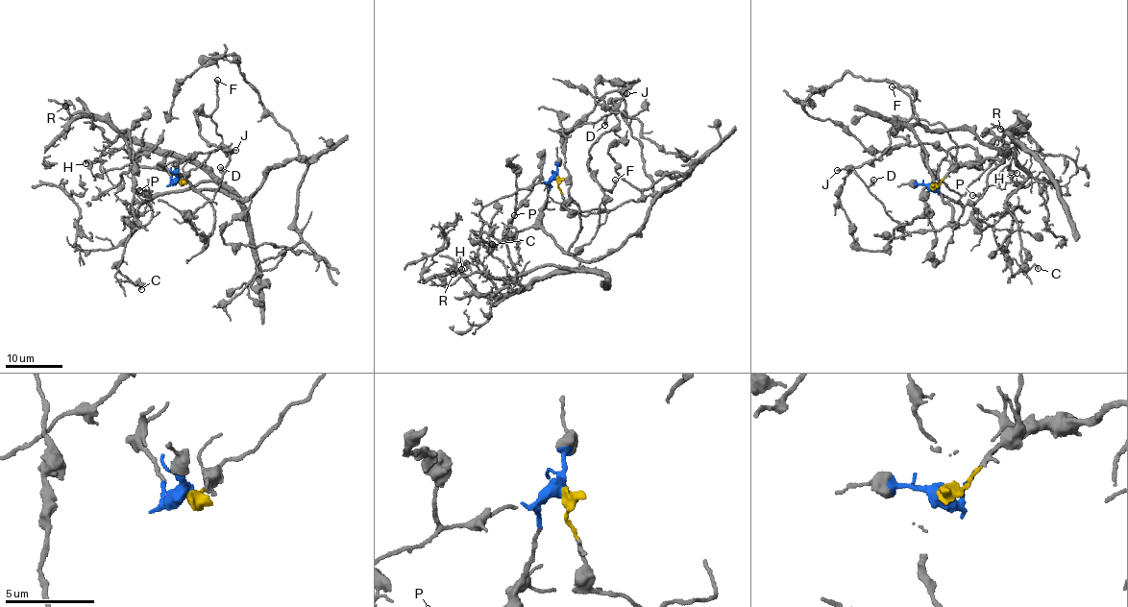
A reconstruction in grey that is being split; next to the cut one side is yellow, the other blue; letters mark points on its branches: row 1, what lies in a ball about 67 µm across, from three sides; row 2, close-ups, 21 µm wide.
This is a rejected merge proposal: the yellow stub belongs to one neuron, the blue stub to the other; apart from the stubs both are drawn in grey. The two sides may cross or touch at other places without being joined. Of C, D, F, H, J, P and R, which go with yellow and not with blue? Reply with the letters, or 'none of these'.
D, F, J

